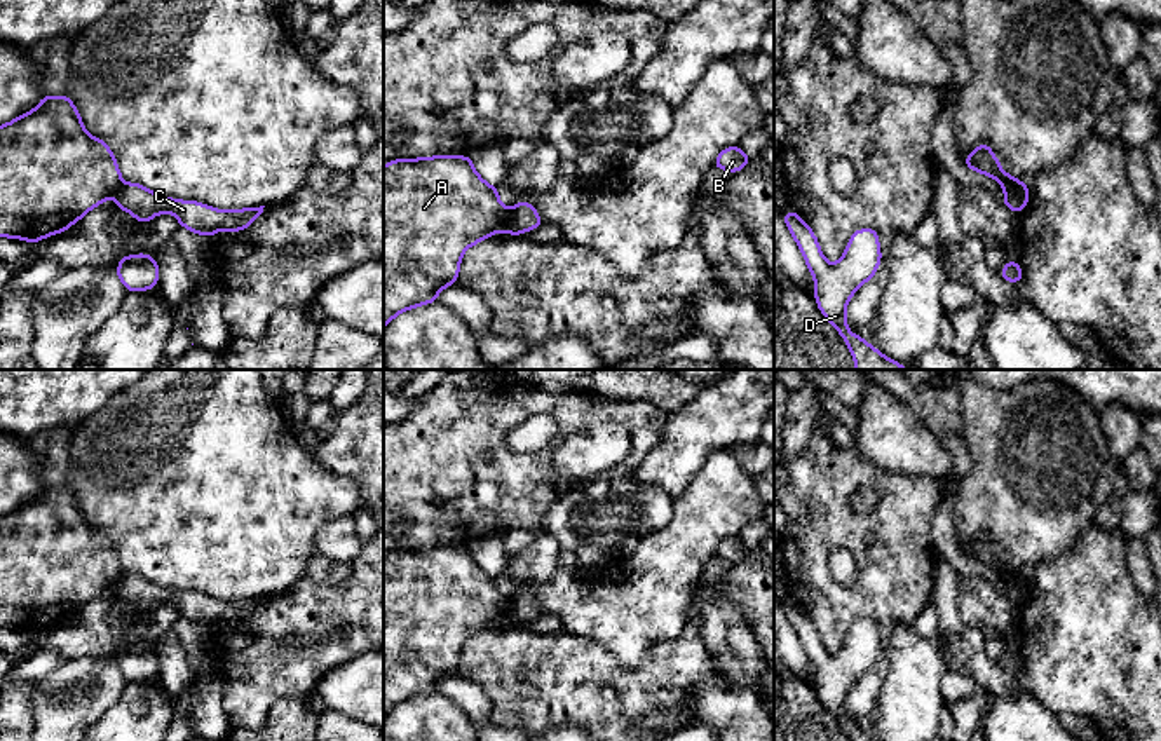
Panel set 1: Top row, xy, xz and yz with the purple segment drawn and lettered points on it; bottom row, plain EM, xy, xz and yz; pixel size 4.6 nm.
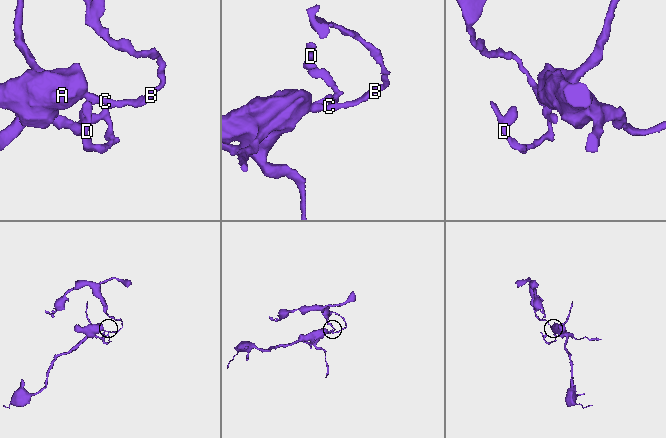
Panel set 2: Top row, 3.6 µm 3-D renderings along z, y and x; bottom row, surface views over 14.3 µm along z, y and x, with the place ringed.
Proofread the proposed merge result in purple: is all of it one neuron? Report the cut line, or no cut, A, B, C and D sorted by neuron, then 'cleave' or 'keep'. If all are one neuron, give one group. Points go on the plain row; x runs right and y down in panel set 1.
cut xz (511, 600), (506, 621); groups A / B C D; cleave

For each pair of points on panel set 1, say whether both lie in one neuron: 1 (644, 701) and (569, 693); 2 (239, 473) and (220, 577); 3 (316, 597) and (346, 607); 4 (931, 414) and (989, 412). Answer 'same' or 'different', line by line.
1: same
2: same
3: same
4: different

